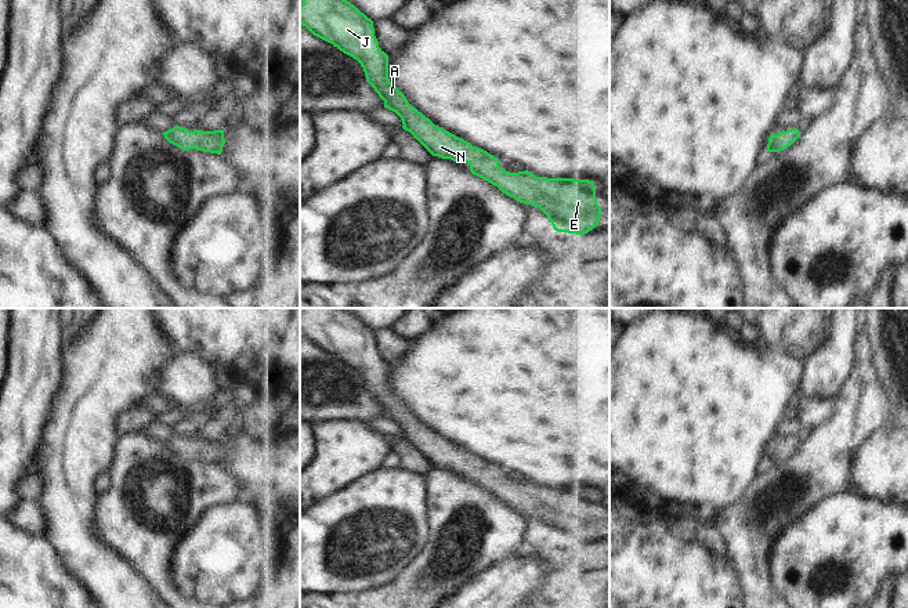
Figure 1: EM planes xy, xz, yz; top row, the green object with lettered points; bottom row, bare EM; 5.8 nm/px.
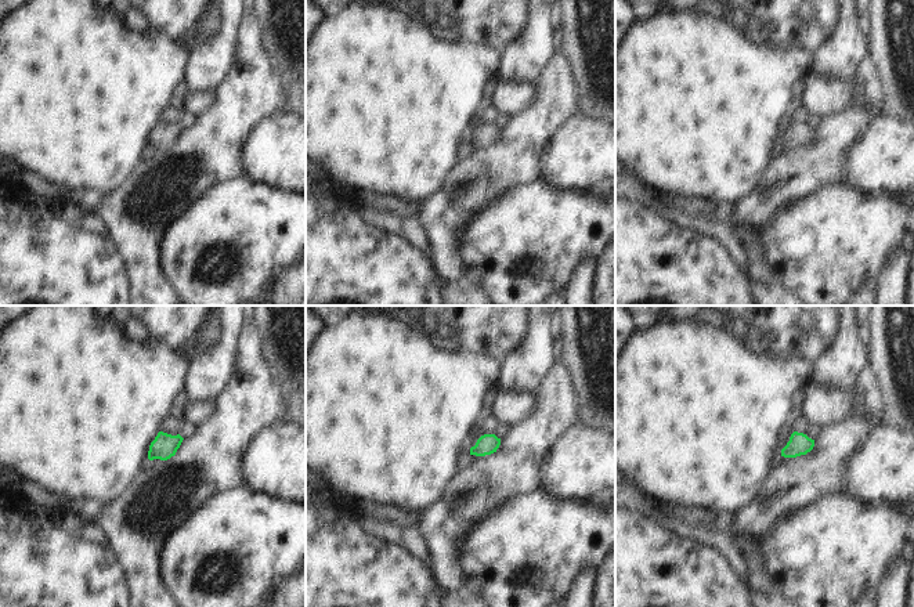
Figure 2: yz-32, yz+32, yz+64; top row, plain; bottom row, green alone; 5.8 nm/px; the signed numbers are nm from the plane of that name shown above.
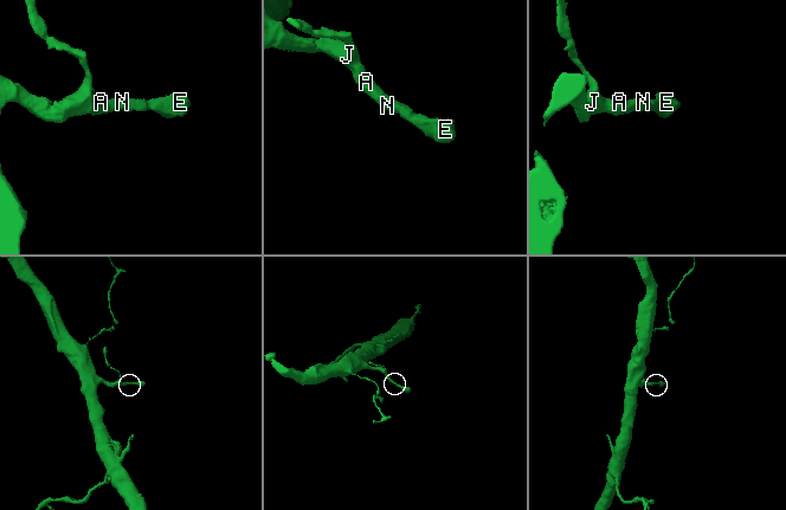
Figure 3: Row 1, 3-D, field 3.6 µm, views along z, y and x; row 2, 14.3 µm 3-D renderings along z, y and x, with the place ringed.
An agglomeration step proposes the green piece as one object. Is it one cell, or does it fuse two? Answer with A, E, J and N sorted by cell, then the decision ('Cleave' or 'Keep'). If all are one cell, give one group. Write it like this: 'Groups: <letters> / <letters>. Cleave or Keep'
Groups: A E J N. Keep

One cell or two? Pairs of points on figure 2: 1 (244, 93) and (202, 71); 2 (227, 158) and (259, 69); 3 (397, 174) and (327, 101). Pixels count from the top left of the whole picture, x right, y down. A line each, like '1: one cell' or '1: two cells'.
1: two cells
2: one cell
3: one cell

